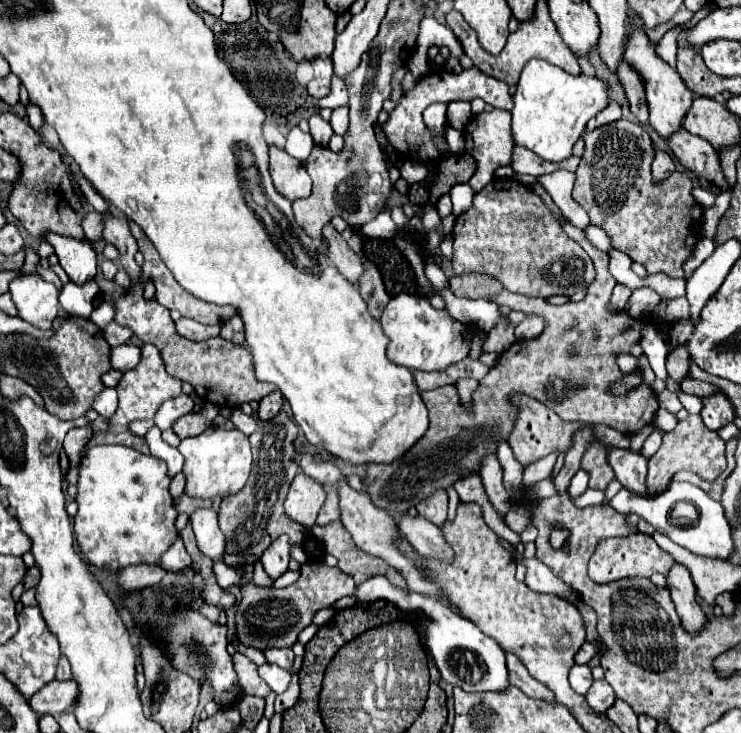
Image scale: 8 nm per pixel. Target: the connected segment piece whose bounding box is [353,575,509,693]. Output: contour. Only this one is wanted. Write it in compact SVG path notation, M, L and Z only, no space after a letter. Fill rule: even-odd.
M373 575L365 579L361 585L355 587L353 597L357 603L369 603L369 601L389 601L403 613L417 613L415 617L417 625L425 631L425 649L433 657L443 681L461 687L463 691L481 693L481 691L503 691L509 687L507 681L507 667L505 667L505 651L485 633L479 631L469 619L461 617L457 611L453 611L449 605L435 597L425 597L421 593L413 593L411 589L397 589L385 577Z

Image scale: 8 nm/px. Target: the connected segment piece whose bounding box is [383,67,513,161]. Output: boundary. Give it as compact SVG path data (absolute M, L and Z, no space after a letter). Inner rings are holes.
M471 67L471 69L463 69L459 73L455 71L447 71L447 69L437 69L435 73L431 75L425 75L413 91L409 91L407 95L403 95L403 99L399 101L399 105L395 107L395 111L389 115L389 121L385 123L383 131L389 139L389 143L401 153L401 155L407 155L407 157L413 157L413 159L421 159L421 161L431 161L435 157L439 157L441 153L437 151L437 147L433 145L431 141L431 131L425 127L423 123L423 109L429 107L431 103L435 101L441 101L441 103L449 103L449 101L471 101L475 97L481 97L485 99L485 103L497 107L497 109L507 109L511 111L513 109L513 99L511 99L511 93L509 93L509 87L501 81L497 81L495 77L489 77L485 73L481 73L477 67Z

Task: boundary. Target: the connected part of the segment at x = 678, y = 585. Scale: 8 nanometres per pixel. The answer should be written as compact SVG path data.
M675 565L669 575L667 575L667 583L669 583L669 591L671 591L671 599L675 603L677 615L681 619L683 629L695 637L703 631L707 617L701 611L699 603L697 603L697 595L695 595L695 585L691 581L691 575L687 571L687 567L683 565Z

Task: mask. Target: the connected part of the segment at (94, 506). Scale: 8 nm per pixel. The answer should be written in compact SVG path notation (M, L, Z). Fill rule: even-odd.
M97 445L87 449L79 465L79 481L77 481L77 497L75 497L79 509L73 519L73 529L75 529L77 545L91 565L117 573L129 565L159 563L163 553L179 537L179 529L175 527L177 511L173 507L169 483L171 477L167 475L167 465L161 459L143 455L123 445Z

